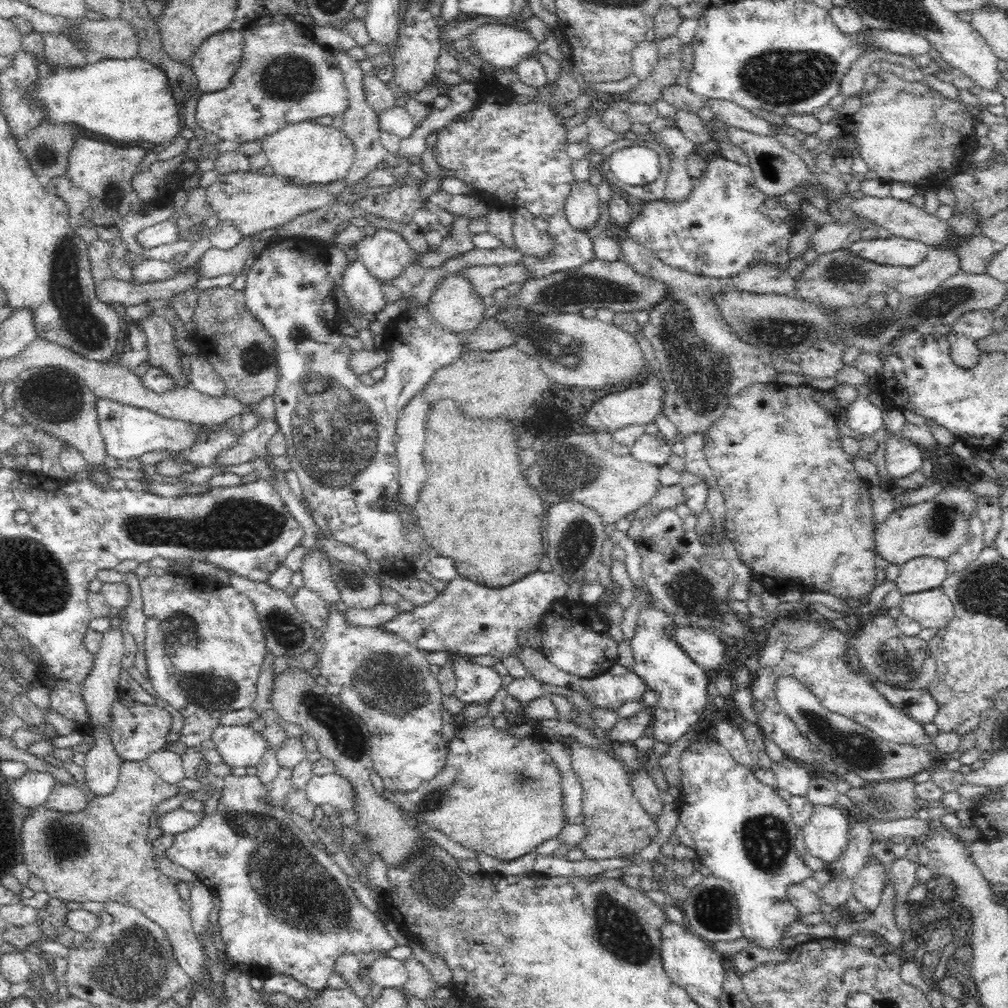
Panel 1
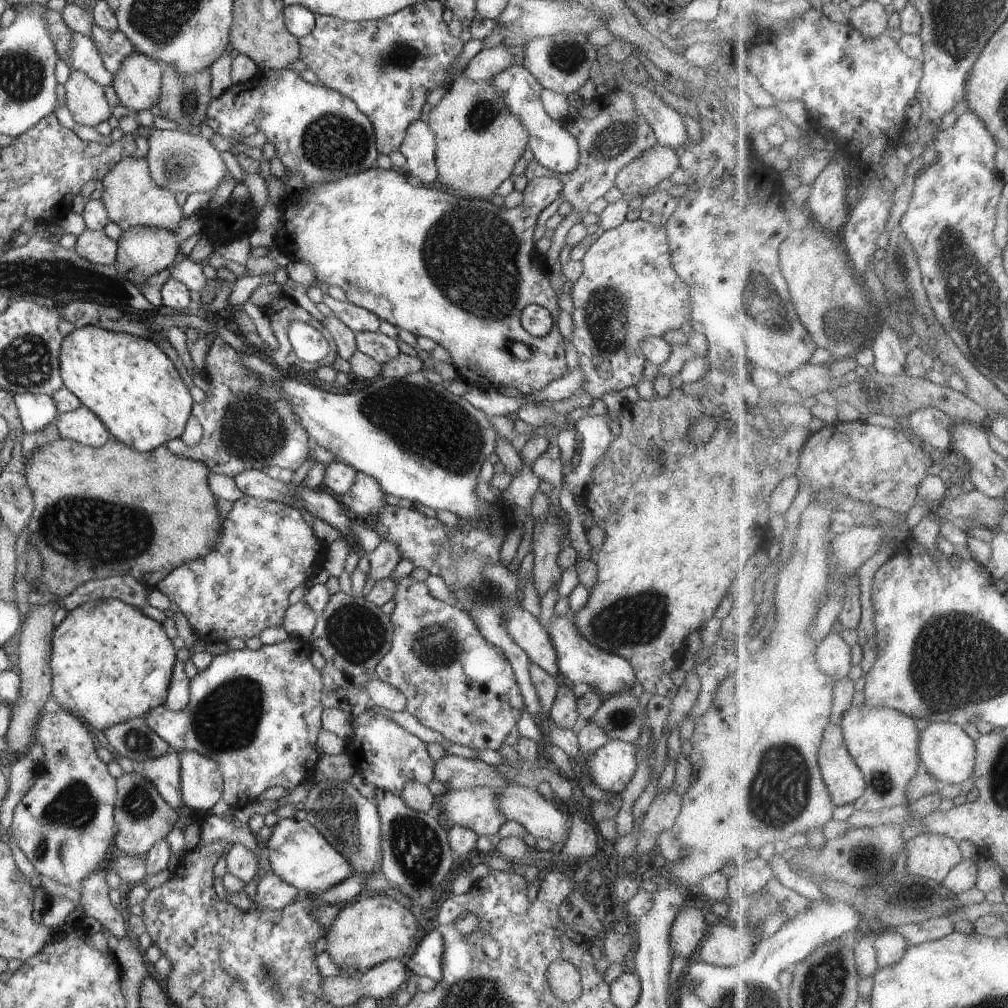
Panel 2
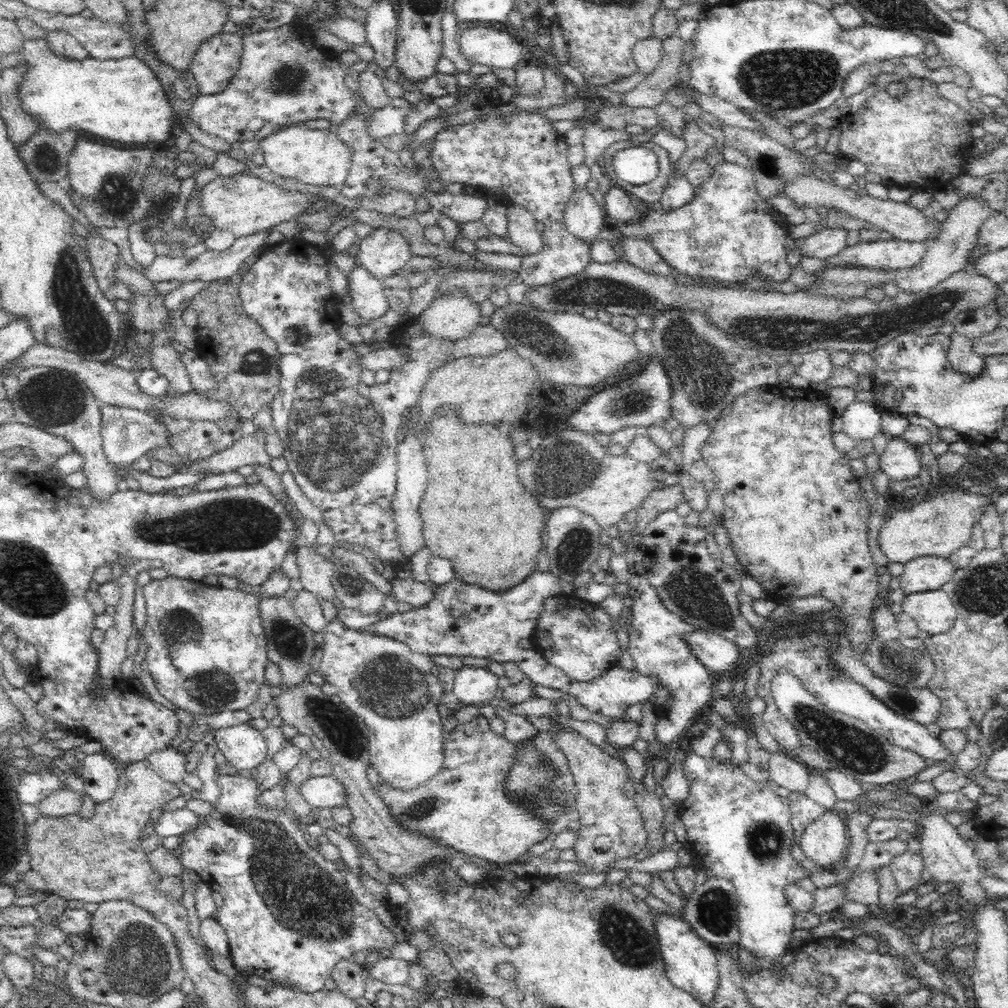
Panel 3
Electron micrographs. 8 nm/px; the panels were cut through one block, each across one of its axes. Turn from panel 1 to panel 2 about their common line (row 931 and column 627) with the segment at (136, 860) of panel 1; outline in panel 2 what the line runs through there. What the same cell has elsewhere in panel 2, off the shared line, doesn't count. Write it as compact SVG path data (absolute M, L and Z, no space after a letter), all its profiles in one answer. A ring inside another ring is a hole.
M652 146L640 158L633 160L626 168L622 168L616 176L615 186L624 195L634 191L644 191L655 187L670 176L680 166L679 156L668 146Z

